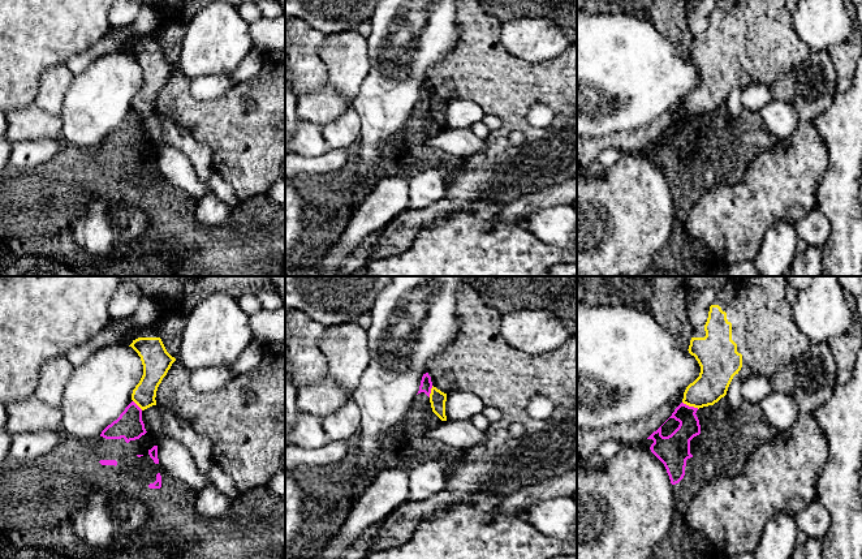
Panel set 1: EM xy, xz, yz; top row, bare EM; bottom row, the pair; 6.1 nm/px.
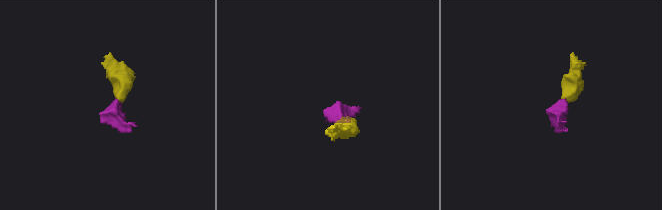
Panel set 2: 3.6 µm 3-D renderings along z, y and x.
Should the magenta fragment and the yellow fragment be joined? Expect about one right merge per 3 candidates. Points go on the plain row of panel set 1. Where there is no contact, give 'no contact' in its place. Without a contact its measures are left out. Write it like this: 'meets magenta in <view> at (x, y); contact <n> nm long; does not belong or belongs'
meets magenta in yz at (690, 115); contact 110 nm long; does not belong

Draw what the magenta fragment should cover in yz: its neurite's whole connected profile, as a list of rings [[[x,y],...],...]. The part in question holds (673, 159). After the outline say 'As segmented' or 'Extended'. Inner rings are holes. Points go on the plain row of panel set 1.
[[[725,104],[714,113],[699,117],[681,111],[669,126],[680,130],[671,143],[663,145],[660,134],[647,147],[654,149],[650,158],[667,177],[674,205],[674,219],[681,223],[704,193],[740,181],[755,158],[777,141],[758,111],[744,108],[733,117]]]. Extended

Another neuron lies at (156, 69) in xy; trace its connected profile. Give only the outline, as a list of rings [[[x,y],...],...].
[[[147,39],[129,53],[141,65],[143,83],[132,102],[132,108],[142,117],[156,113],[156,99],[172,72],[172,65],[155,39]]]

